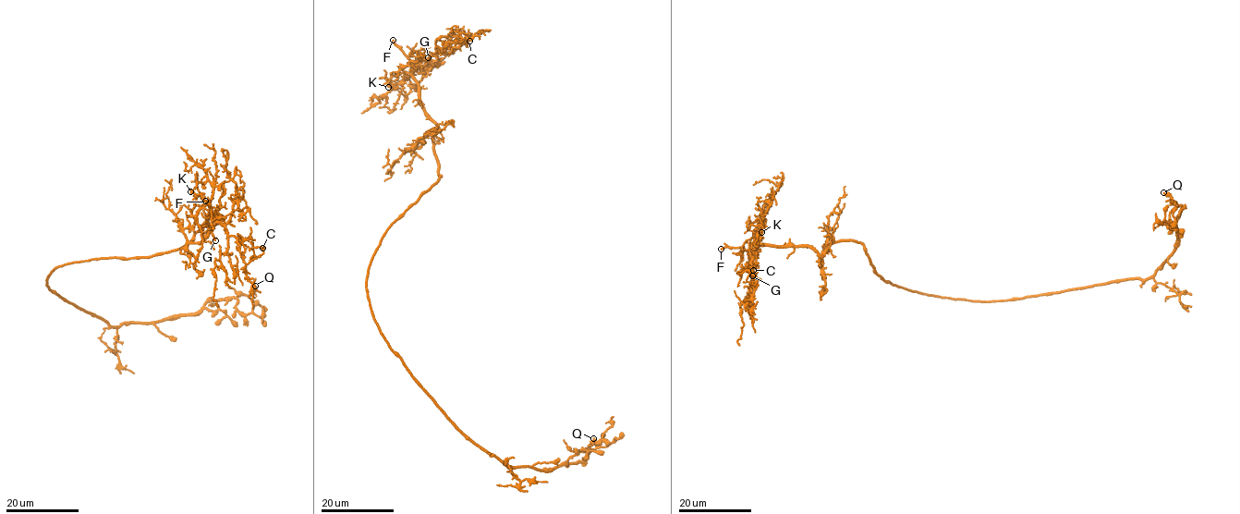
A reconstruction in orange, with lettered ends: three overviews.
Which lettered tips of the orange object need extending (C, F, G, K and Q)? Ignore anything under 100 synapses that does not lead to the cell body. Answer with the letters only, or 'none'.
F

